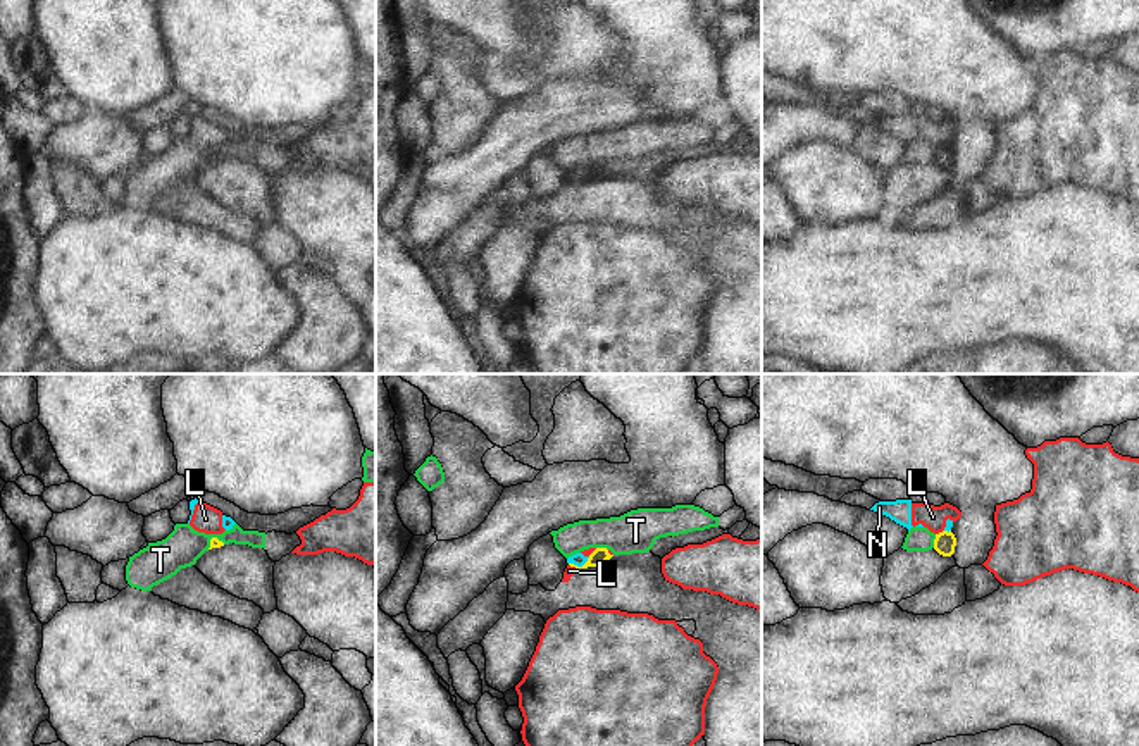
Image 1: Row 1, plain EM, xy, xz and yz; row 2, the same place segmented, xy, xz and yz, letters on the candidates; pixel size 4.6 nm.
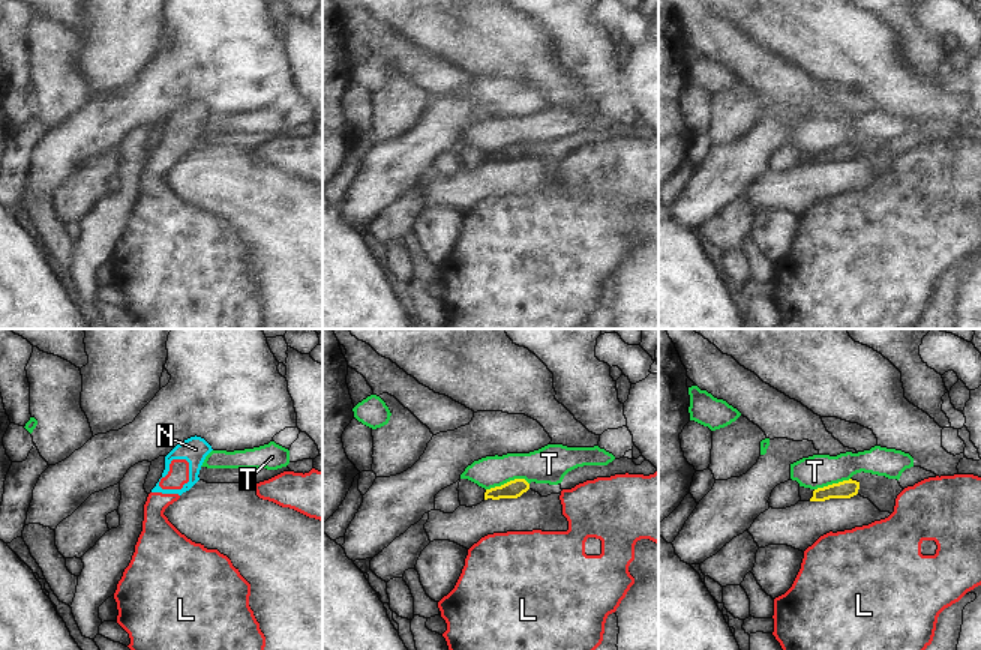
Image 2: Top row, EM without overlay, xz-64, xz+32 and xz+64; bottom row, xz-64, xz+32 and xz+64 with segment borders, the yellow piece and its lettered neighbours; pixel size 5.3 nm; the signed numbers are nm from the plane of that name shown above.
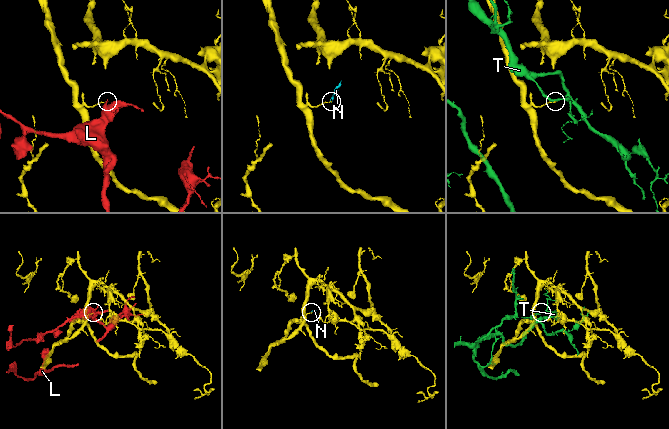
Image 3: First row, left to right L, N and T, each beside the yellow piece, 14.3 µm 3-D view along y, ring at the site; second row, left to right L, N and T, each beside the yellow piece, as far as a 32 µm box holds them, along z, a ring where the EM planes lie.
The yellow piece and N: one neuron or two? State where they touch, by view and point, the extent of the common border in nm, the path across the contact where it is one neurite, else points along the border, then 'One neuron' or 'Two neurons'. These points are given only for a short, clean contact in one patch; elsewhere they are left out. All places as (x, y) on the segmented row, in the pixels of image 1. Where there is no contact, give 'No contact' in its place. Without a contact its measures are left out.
Touches yellow at xz (579, 567). Shared border 110 nm. Boundary: xz (590, 557), (581, 565), (569, 564). Two neurons.

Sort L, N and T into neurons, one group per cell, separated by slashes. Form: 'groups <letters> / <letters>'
groups L N / T

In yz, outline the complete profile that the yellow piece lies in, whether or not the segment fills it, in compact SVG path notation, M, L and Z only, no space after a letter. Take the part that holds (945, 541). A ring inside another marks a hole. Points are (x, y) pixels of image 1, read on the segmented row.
M943 531L943 532L936 534L934 550L939 555L951 556L955 553L955 546L956 546L956 538L951 531L949 532Z

